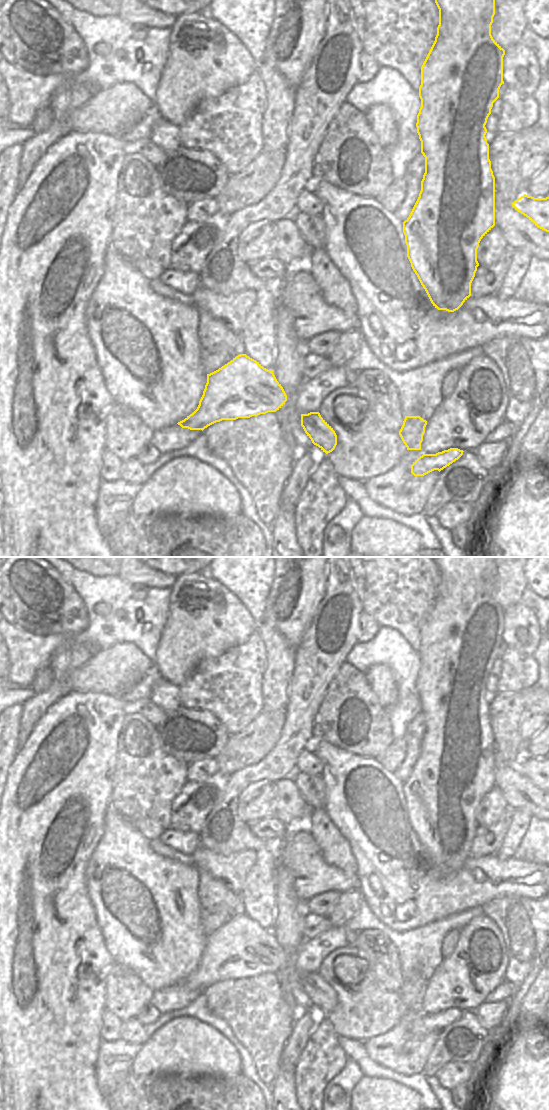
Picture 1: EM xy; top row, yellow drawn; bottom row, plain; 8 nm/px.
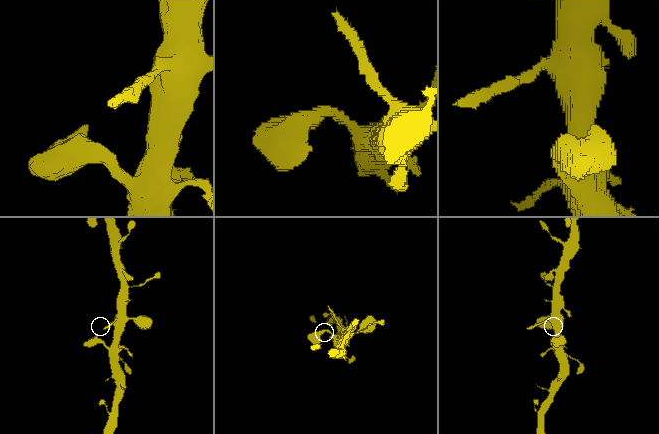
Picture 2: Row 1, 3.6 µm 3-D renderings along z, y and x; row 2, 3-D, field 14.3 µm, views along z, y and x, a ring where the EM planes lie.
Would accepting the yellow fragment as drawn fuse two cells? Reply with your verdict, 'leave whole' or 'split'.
leave whole

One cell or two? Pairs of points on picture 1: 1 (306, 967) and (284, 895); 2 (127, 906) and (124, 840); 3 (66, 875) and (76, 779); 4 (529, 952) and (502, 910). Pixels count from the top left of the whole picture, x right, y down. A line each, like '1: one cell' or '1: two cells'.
1: two cells
2: one cell
3: one cell
4: one cell

